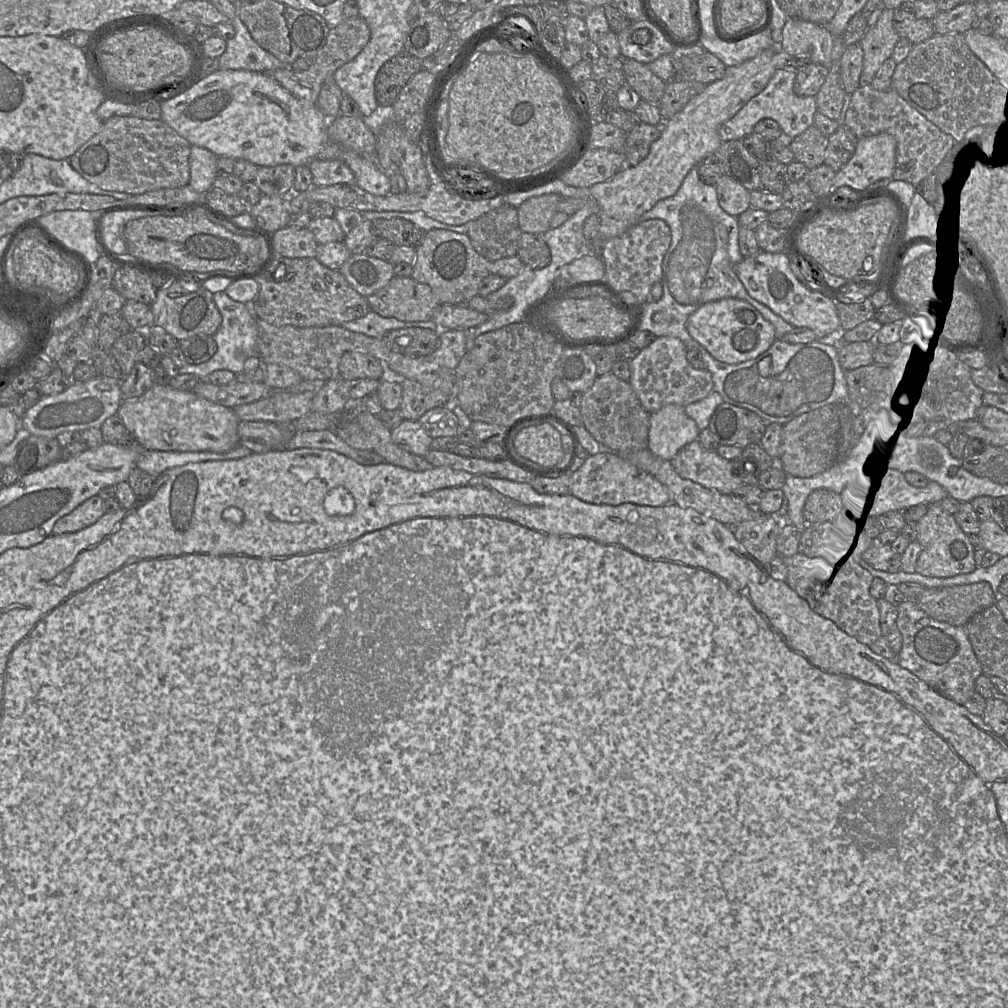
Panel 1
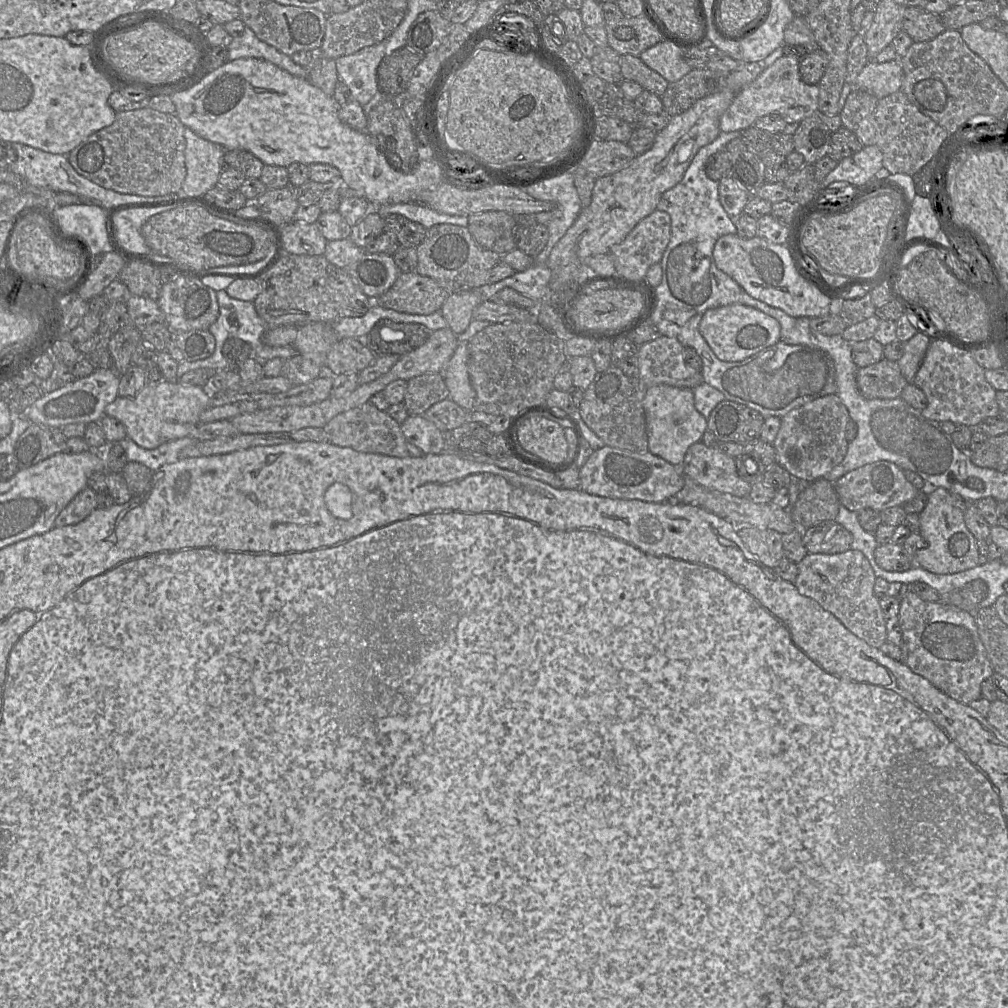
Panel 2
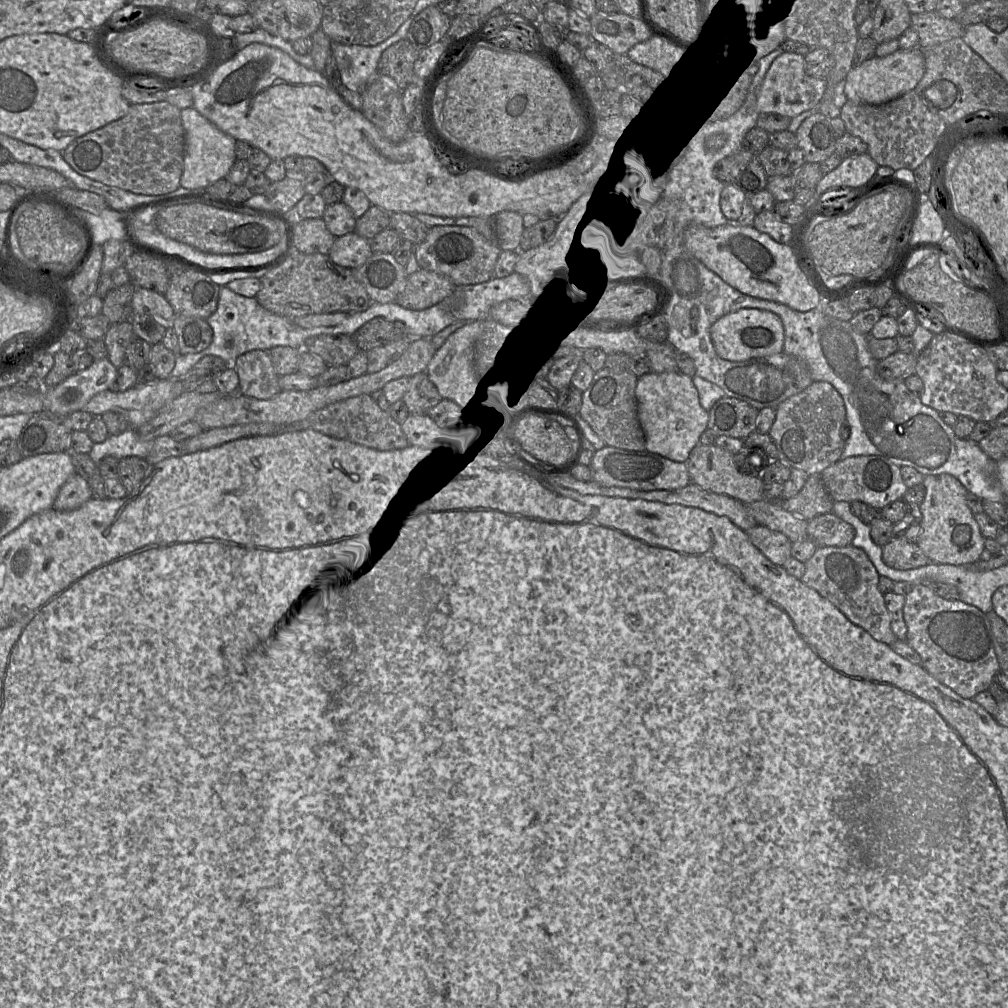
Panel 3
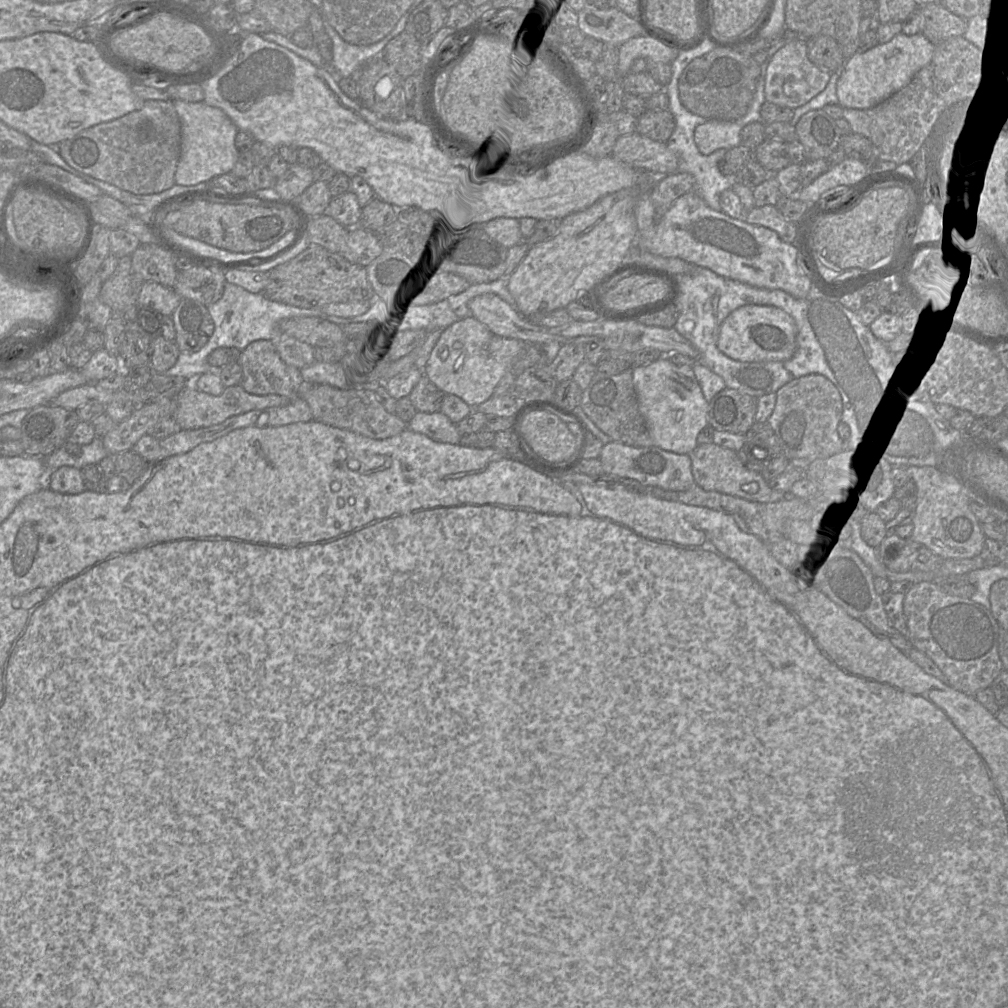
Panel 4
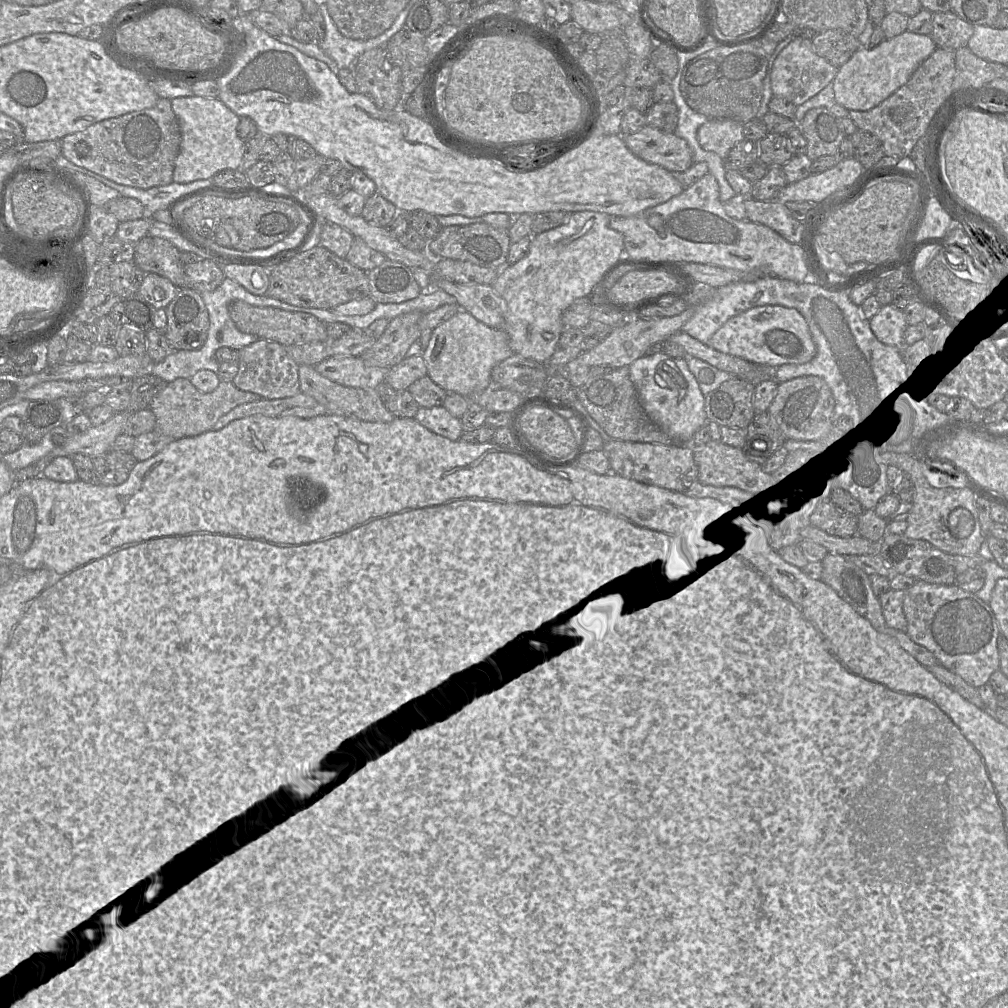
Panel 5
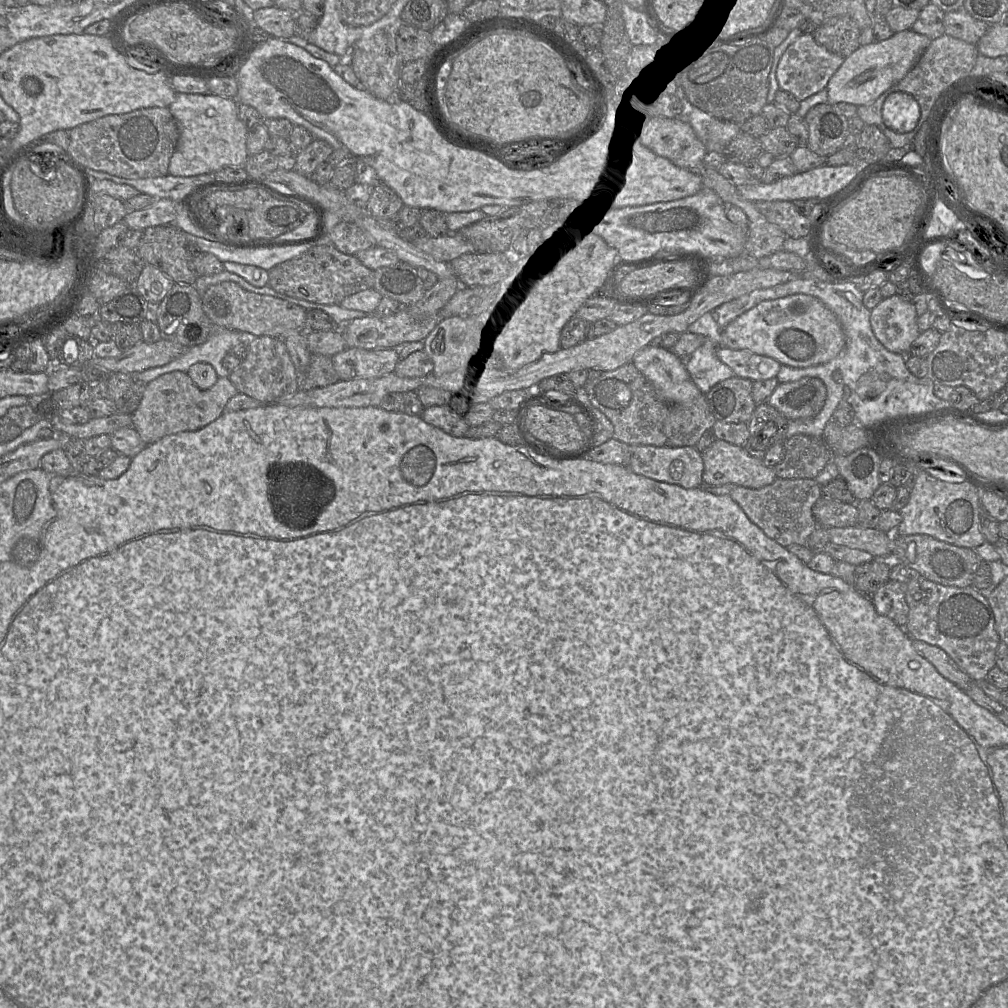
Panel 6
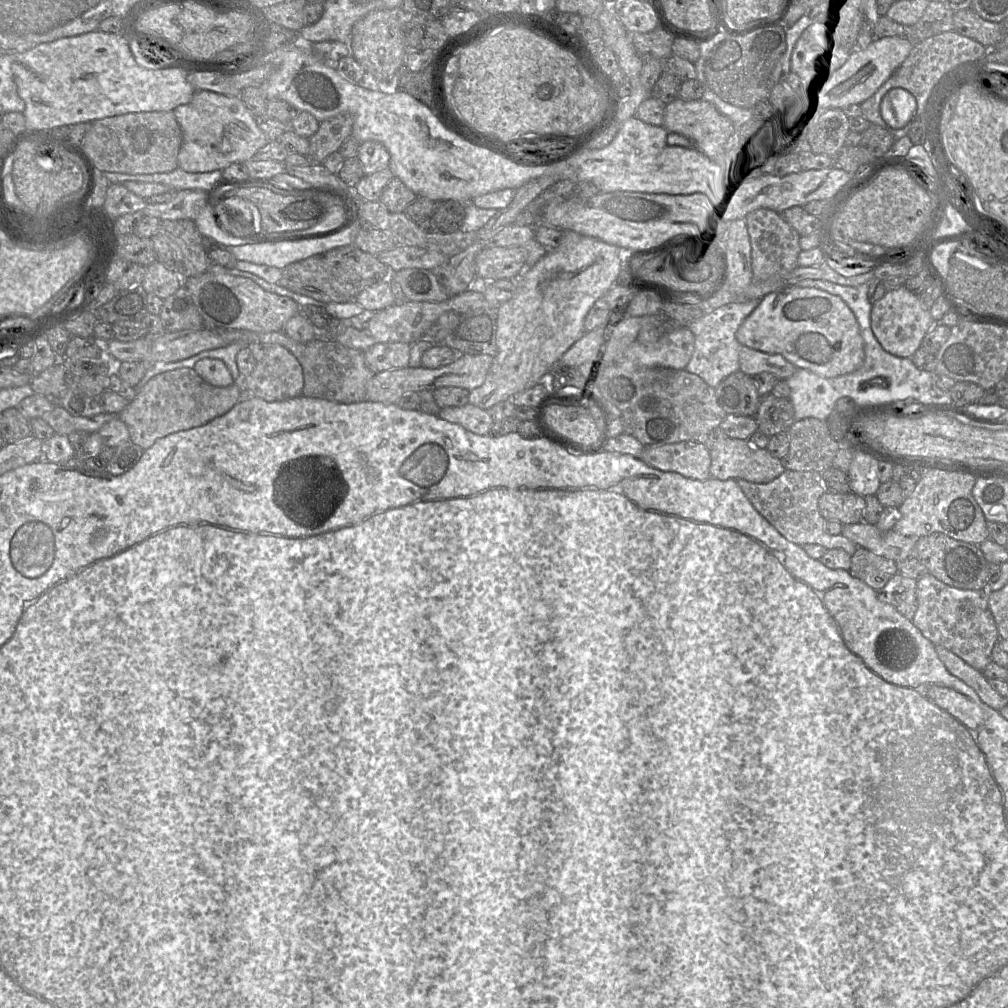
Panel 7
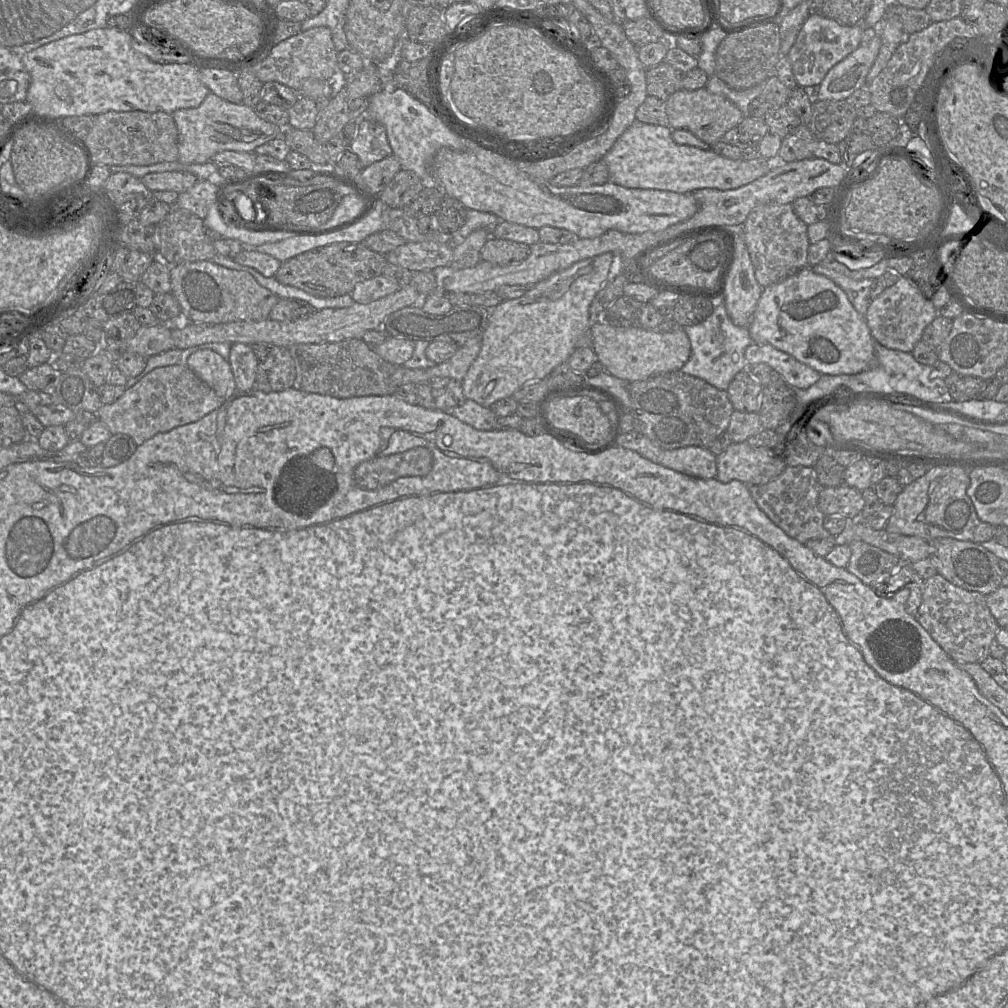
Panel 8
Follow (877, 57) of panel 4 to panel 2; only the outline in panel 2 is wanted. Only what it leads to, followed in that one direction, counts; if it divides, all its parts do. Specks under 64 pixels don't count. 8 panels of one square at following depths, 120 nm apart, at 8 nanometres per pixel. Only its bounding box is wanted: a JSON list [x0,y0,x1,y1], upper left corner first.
[855,58,903,98]

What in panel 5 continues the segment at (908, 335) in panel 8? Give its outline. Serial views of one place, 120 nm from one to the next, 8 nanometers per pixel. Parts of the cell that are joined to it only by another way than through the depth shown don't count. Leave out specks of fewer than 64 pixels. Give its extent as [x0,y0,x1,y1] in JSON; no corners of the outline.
[869,303,907,348]

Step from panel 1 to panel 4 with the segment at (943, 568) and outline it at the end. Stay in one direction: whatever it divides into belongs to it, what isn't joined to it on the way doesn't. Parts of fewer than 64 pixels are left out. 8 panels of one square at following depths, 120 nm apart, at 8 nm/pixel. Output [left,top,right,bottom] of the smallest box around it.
[906,466,986,559]

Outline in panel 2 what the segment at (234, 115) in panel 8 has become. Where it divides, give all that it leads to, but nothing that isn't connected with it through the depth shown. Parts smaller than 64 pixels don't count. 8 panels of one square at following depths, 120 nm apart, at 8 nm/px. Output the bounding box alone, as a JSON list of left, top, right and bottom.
[182,127,226,196]

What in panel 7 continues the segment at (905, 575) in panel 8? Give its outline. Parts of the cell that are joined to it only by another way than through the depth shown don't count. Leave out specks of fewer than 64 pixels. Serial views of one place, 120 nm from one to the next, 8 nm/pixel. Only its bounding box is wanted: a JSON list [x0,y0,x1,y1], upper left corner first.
[876,573,917,620]

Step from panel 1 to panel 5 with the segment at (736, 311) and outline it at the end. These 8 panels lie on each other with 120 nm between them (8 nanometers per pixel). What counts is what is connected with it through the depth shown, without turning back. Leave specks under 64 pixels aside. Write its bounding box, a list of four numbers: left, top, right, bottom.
[706,305,816,368]

